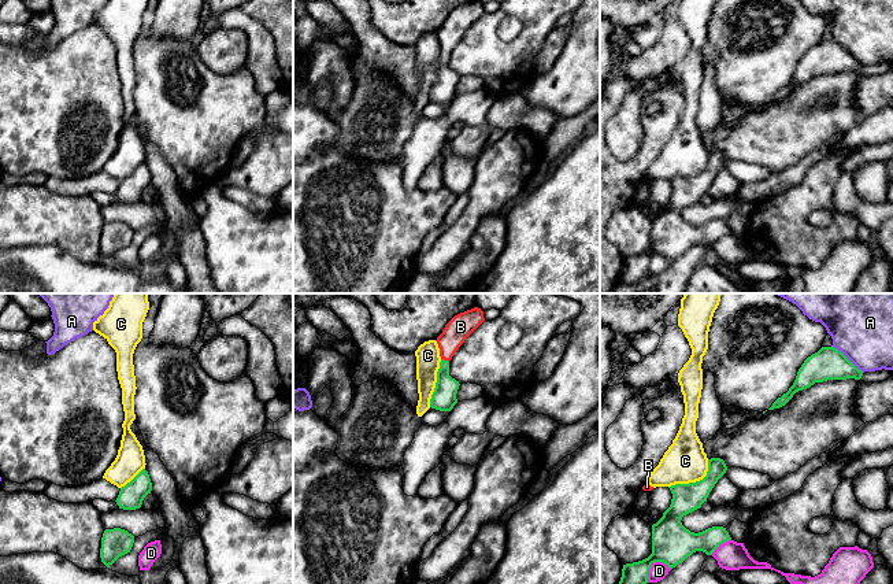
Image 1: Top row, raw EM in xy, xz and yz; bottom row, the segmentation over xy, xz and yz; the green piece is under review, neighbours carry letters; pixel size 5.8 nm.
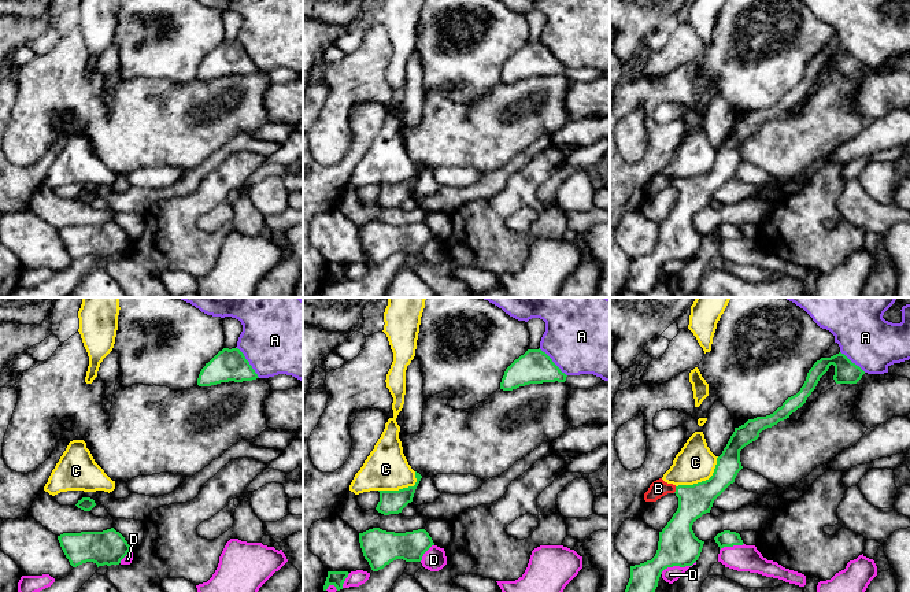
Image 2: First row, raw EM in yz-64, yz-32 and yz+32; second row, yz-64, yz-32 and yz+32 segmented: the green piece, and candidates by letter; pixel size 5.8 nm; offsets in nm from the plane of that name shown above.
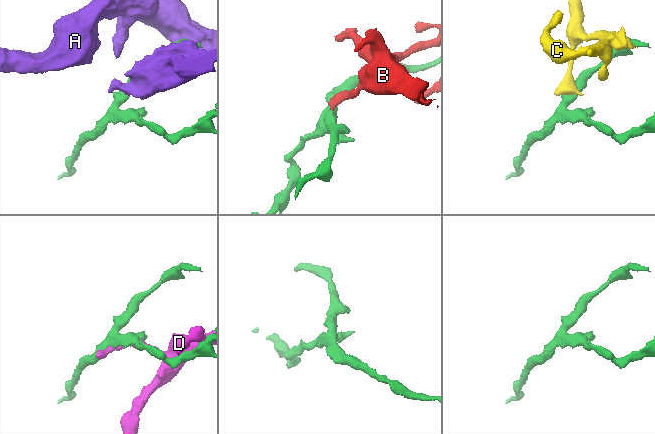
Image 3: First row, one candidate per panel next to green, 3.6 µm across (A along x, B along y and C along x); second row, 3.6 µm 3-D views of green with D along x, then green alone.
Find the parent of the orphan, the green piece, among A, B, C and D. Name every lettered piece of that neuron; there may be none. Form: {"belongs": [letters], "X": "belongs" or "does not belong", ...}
{"belongs": ["B"], "A": "does not belong", "B": "belongs", "C": "does not belong", "D": "does not belong"}

